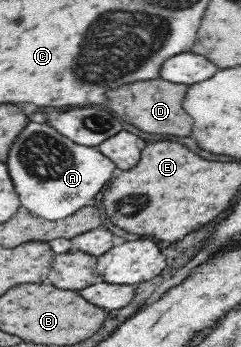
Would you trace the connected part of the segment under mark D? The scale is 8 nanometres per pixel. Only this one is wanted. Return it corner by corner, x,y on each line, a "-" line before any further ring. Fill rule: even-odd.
146,80
122,86
114,92
108,92
108,108
114,110
128,124
140,128
148,134
174,134
174,136
190,136
192,118
182,110
182,98
188,86
168,84
166,80

